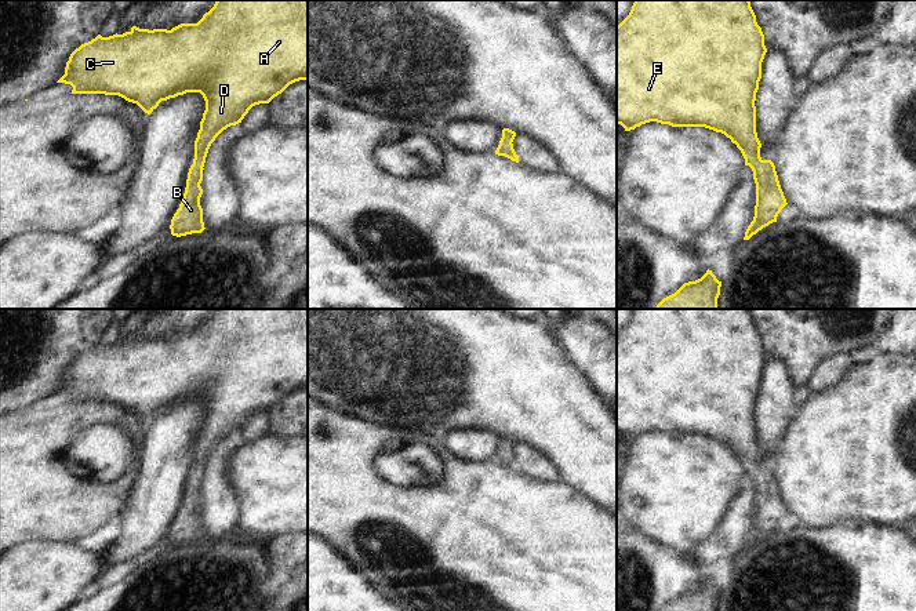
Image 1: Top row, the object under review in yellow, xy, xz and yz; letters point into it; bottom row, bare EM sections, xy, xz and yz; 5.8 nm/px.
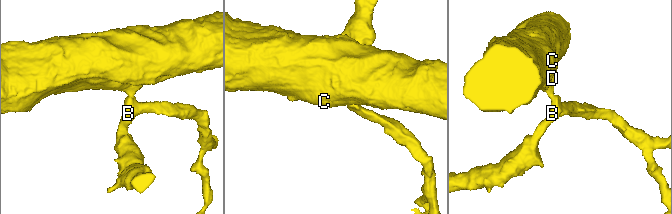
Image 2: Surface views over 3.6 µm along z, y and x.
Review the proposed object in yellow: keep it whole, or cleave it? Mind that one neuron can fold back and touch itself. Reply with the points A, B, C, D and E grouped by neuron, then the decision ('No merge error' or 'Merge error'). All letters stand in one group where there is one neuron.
Groups: A B C D E. No merge error

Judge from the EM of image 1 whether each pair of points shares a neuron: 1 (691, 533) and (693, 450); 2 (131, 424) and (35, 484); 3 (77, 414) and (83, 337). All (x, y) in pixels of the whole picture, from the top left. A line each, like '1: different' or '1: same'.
1: same
2: same
3: different

